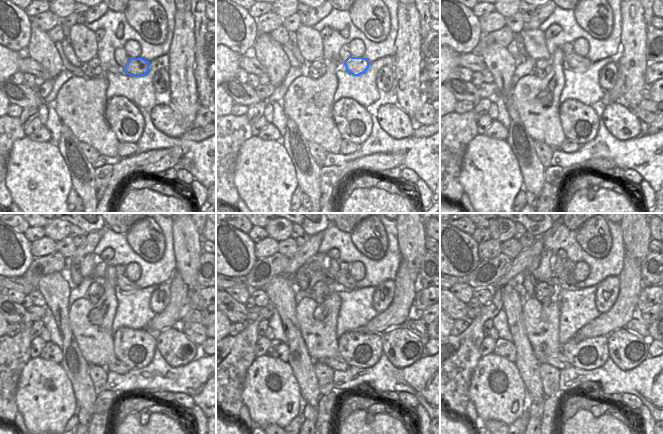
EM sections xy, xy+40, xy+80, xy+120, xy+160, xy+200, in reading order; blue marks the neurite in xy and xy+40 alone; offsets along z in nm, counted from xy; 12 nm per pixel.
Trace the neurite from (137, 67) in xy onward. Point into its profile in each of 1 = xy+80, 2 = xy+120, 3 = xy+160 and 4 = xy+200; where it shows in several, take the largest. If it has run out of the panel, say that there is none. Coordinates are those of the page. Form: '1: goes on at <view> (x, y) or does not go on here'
1: goes on at xy+80 (578, 64)
2: goes on at xy+120 (126, 286)
3: goes on at xy+160 (345, 279)
4: goes on at xy+200 (566, 276)

